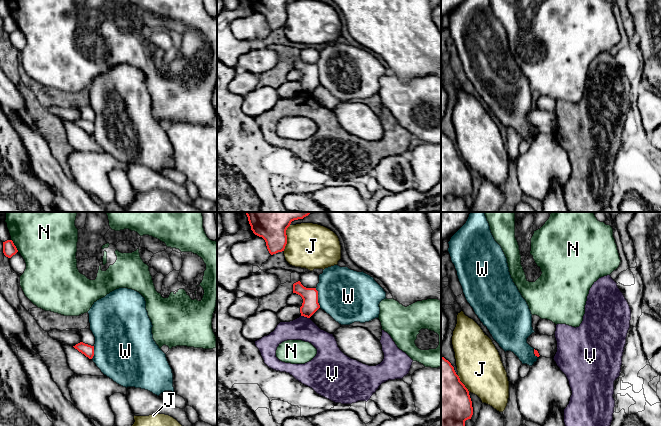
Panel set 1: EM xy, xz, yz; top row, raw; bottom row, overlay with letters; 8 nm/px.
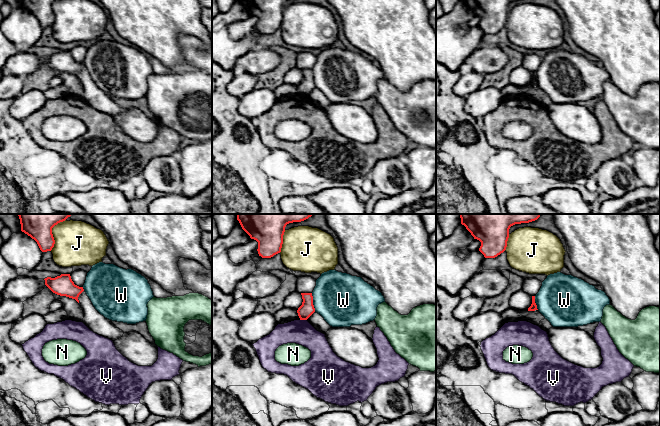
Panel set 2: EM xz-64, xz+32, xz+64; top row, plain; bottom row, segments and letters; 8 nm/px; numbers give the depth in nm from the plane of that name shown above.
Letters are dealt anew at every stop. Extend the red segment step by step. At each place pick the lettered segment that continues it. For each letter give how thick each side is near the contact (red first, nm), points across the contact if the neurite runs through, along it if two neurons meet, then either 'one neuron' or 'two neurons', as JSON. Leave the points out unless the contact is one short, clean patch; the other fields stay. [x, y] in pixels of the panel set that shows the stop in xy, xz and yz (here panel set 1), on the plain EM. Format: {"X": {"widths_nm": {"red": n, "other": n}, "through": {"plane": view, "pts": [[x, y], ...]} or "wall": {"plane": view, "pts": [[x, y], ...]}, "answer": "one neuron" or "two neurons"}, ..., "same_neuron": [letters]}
{"J": {"widths_nm": {"red": 180, "other": 360}, "answer": "two neurons"}, "N": {"widths_nm": {"red": 110, "other": 380}, "answer": "two neurons"}, "V": {"widths_nm": {"red": 140, "other": 190}, "wall": {"plane": "xz", "pts": [[301, 91], [309, 94]]}, "answer": "two neurons"}, "W": {"widths_nm": {"red": 140, "other": 420}, "wall": {"plane": "xz", "pts": [[315, 64], [317, 67], [317, 78], [320, 83]]}, "answer": "two neurons"}, "same_neuron": []}

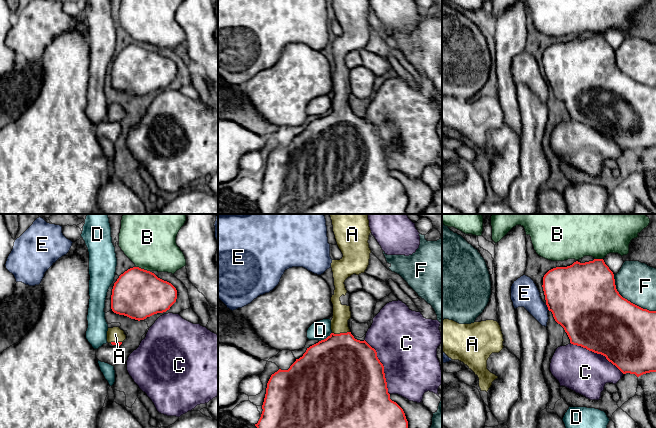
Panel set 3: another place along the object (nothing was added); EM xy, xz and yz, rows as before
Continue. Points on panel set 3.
{"A": {"widths_nm": {"red": 480, "other": 140}, "through": {"plane": "xz", "pts": [[340, 140], [340, 109], [341, 89]]}, "answer": "one neuron"}, "B": {"widths_nm": {"red": 400, "other": 380}, "answer": "two neurons"}, "C": {"widths_nm": {"red": 480, "other": 480}, "answer": "two neurons"}, "D": {"widths_nm": {"red": 500, "other": 160}, "answer": "two neurons"}, "E": {"widths_nm": {"red": 480, "other": 220}, "answer": "two neurons"}, "F": {"widths_nm": {"red": 500, "other": 320}, "answer": "two neurons"}, "same_neuron": ["A"]}

